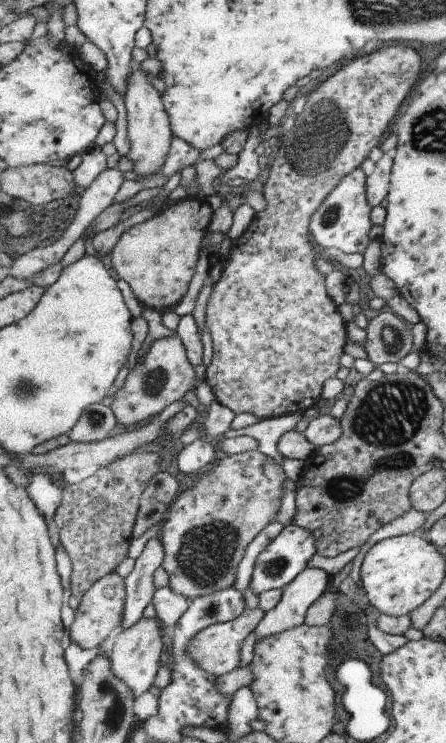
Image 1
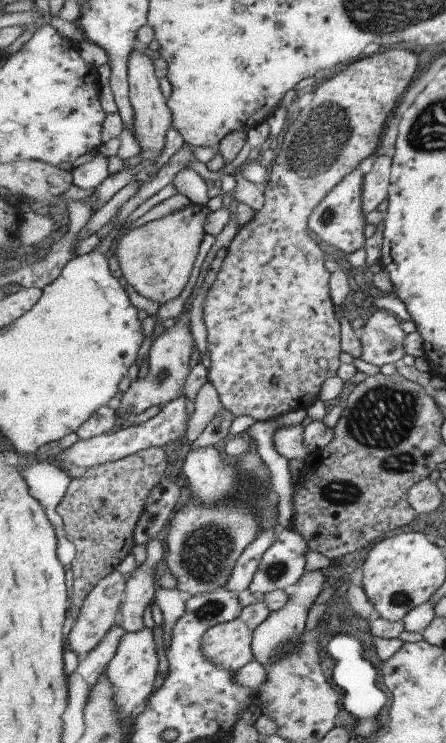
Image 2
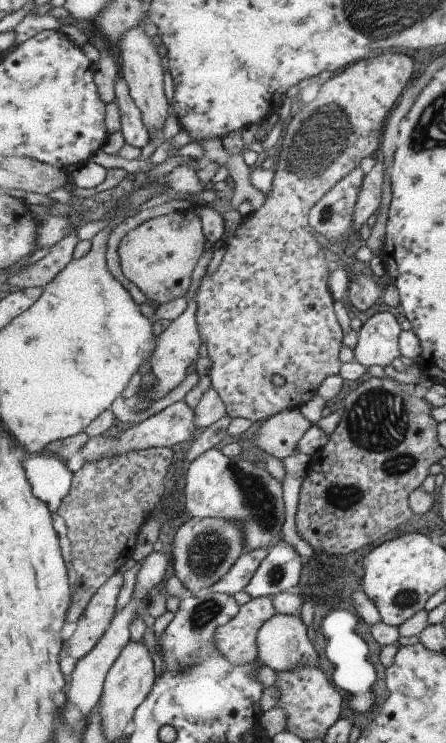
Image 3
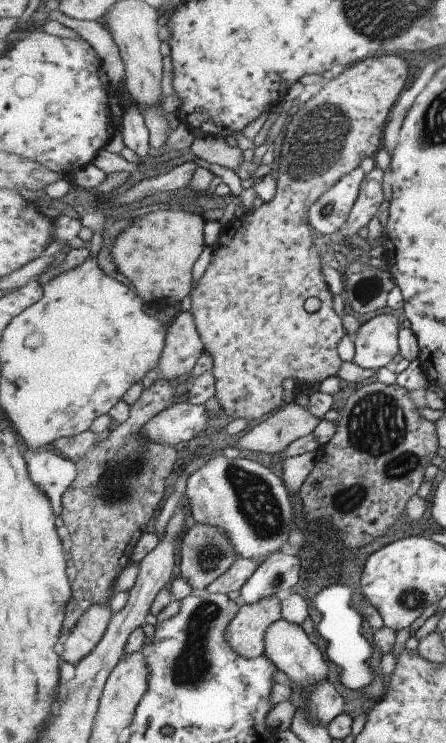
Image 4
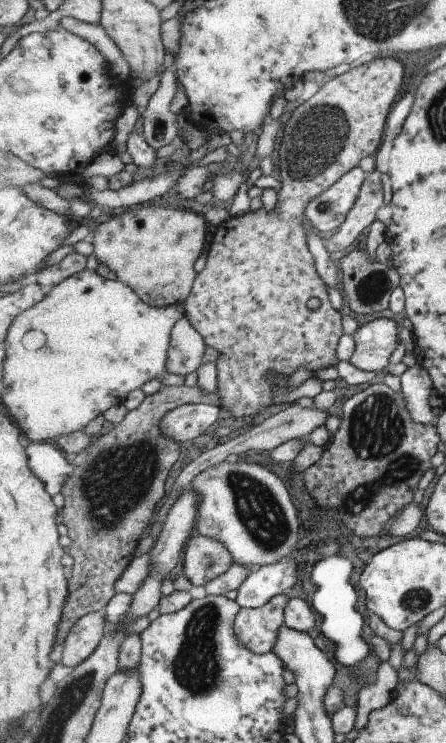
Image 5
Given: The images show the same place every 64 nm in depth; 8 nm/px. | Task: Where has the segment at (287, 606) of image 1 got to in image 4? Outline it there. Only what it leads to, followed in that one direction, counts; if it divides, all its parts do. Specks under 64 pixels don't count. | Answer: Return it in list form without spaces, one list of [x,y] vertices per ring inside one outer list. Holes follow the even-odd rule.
[[[285,618],[276,620],[268,628],[267,640],[265,641],[266,657],[269,657],[278,670],[284,672],[289,680],[293,680],[295,687],[303,689],[309,685],[318,685],[329,676],[329,666],[325,660],[325,654],[313,644],[309,634],[301,628],[299,623],[289,622]]]

